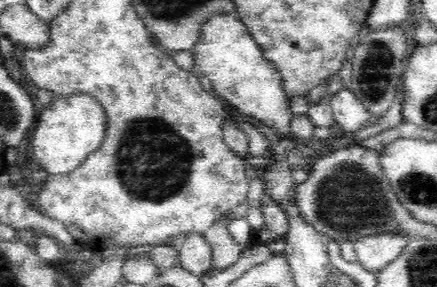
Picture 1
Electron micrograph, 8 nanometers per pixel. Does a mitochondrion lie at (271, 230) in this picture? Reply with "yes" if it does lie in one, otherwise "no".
no

